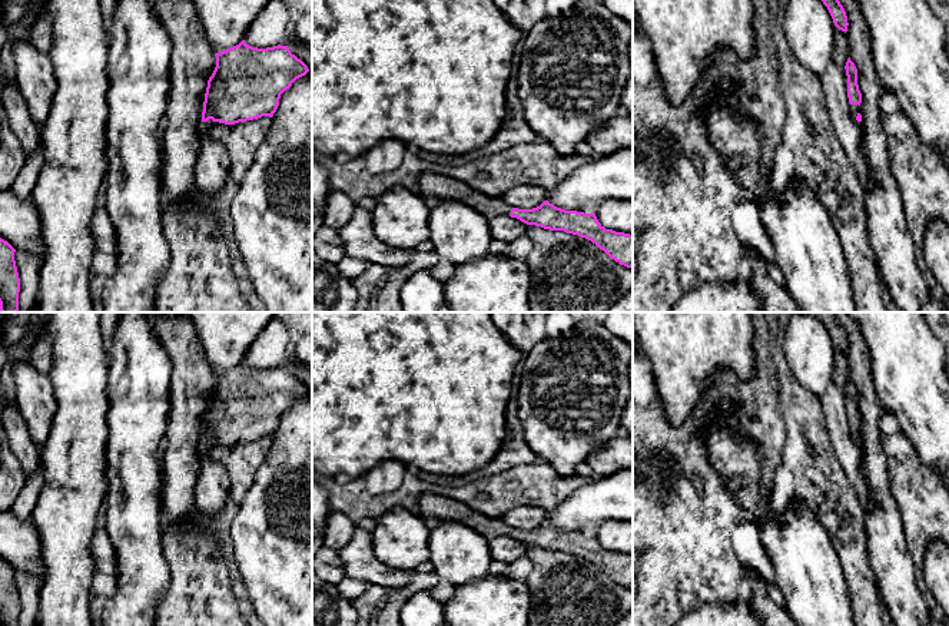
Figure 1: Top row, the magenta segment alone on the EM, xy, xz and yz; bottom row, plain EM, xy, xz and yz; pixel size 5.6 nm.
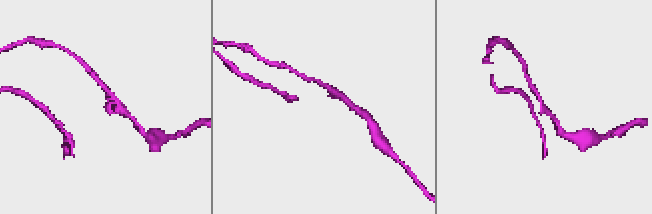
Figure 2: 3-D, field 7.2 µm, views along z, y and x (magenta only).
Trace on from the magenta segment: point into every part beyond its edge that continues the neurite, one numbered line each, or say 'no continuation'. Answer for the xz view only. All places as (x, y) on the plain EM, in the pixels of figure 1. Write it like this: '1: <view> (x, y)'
1: xz (445, 509)

